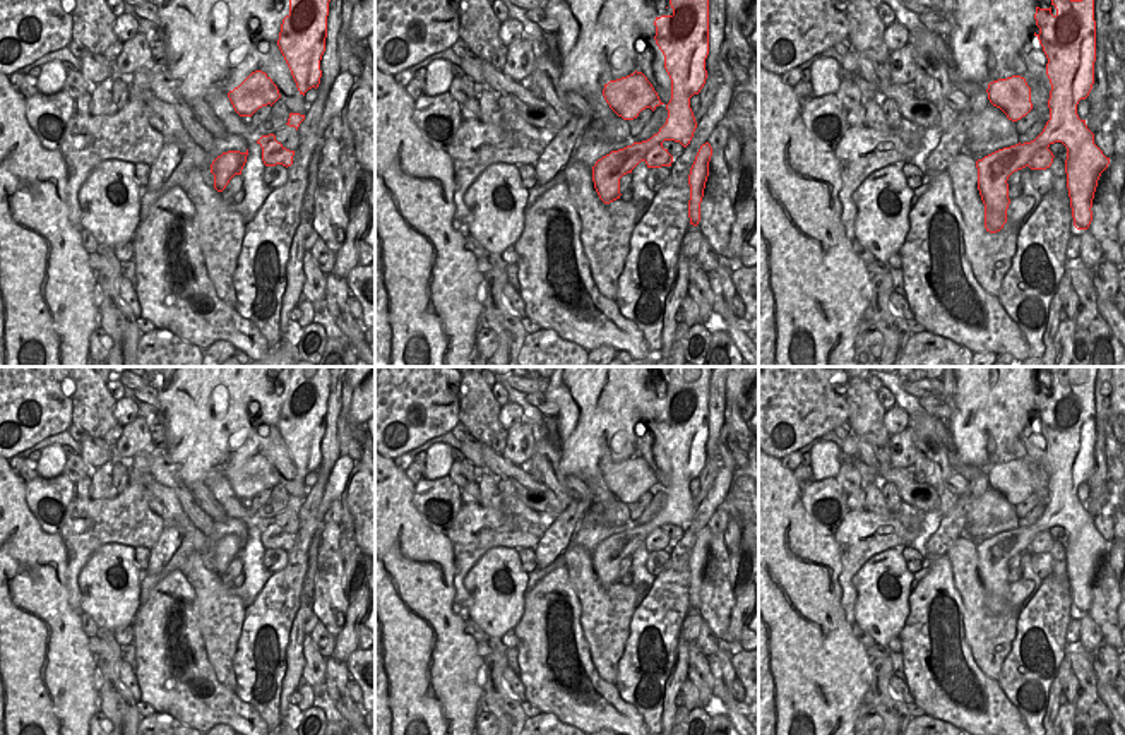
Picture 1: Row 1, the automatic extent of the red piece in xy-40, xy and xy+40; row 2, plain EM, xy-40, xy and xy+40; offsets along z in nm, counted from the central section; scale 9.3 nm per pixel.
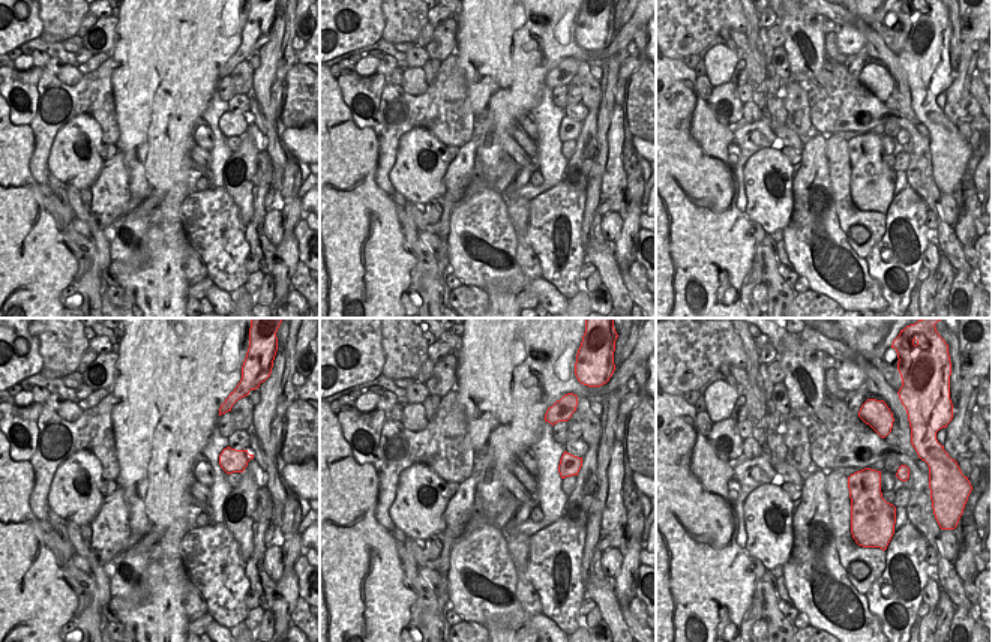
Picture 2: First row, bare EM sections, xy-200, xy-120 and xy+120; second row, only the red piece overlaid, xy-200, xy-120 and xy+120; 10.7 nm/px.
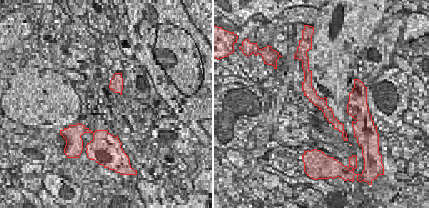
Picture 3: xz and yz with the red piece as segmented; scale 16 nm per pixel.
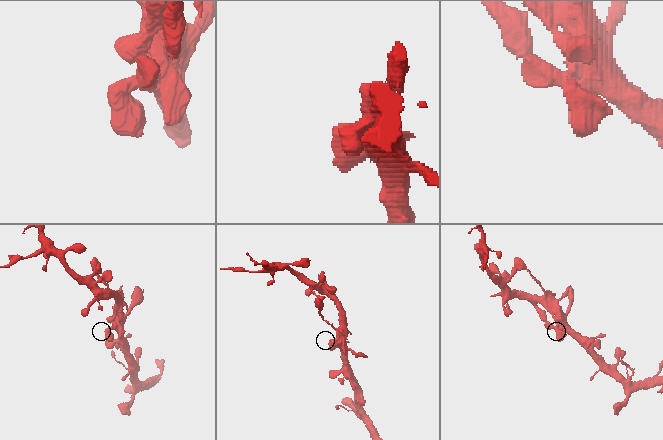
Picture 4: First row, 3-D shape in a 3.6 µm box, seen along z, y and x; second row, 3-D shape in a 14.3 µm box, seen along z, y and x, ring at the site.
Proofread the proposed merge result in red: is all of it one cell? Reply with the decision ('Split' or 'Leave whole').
Leave whole

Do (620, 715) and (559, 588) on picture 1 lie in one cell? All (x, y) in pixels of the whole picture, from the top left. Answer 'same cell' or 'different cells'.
same cell

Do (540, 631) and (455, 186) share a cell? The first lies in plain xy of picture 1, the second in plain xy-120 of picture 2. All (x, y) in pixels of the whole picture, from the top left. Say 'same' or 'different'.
different

